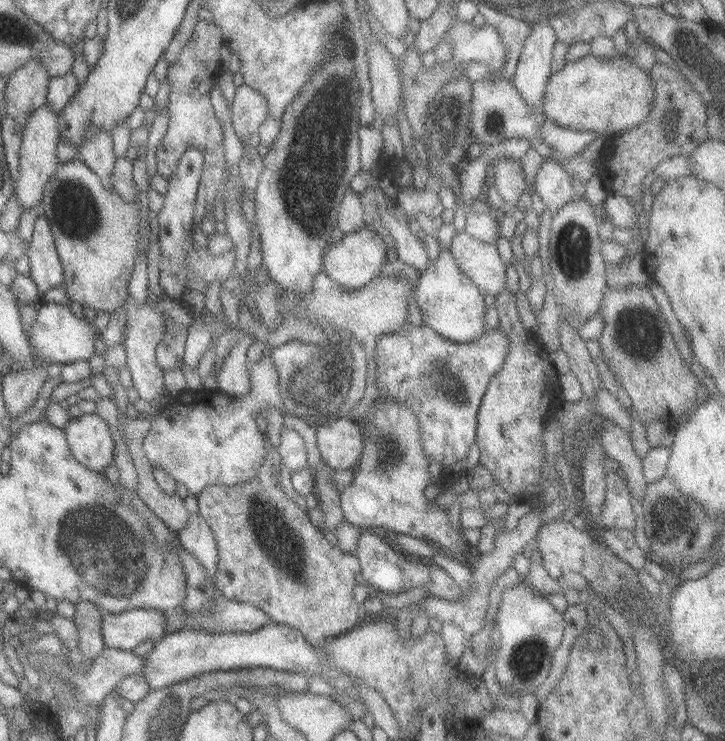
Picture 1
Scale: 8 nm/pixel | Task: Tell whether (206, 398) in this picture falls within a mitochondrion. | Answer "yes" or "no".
no

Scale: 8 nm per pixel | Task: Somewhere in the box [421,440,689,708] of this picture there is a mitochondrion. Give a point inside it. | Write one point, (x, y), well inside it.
(528, 658)

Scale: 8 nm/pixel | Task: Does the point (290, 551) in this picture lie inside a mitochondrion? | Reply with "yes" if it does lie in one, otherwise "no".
yes

